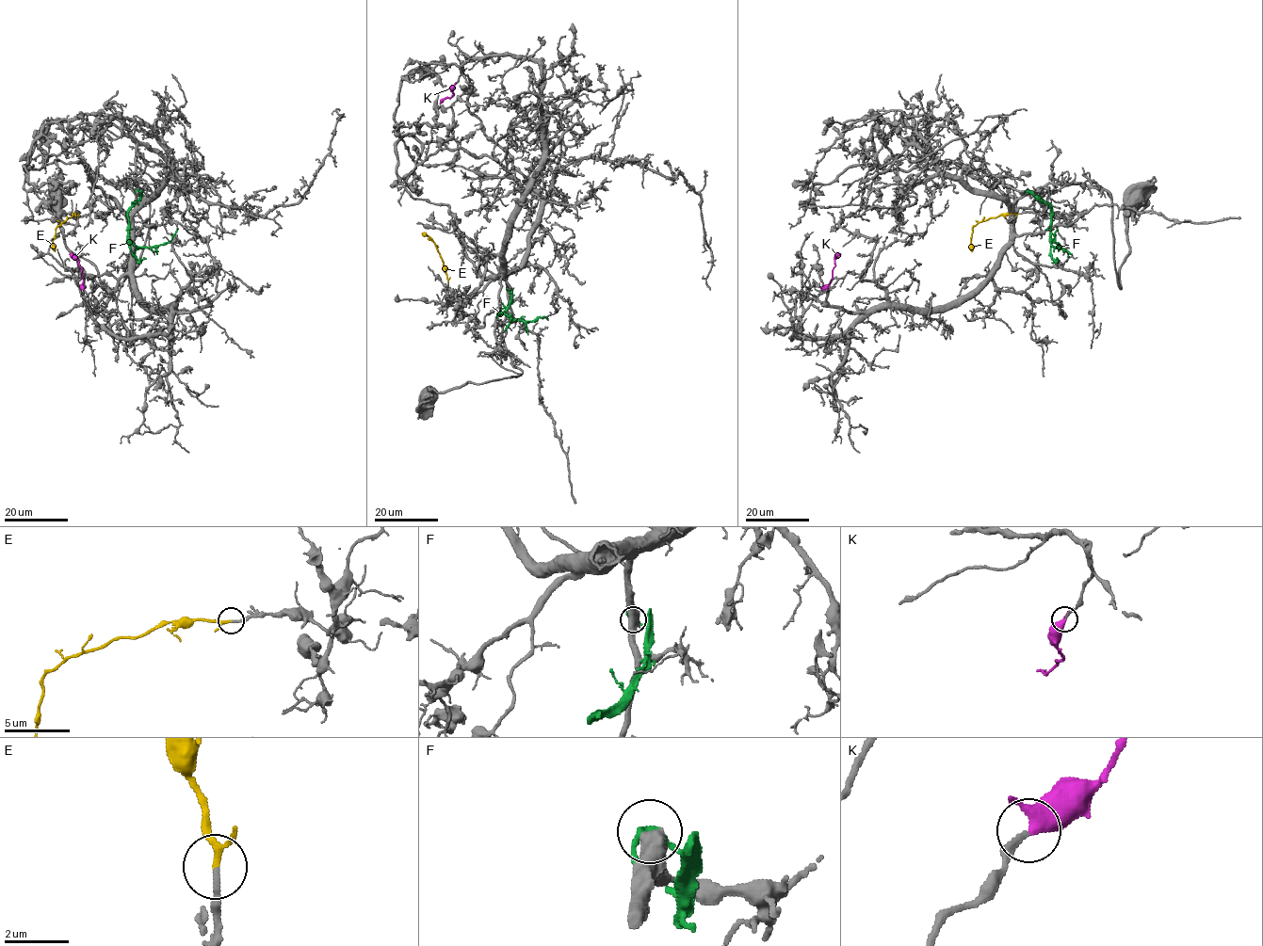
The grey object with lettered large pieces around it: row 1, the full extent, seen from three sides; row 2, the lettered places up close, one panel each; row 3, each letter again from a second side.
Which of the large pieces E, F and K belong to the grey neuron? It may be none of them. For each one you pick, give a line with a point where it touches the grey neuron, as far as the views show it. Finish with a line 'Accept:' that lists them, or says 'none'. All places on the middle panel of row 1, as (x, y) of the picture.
E: (447, 281)
K: (454, 85)
Accept: E, K

